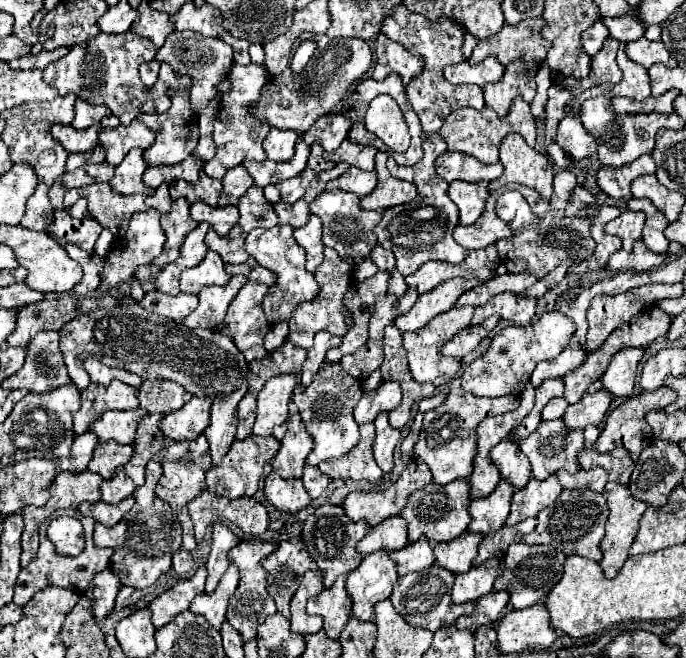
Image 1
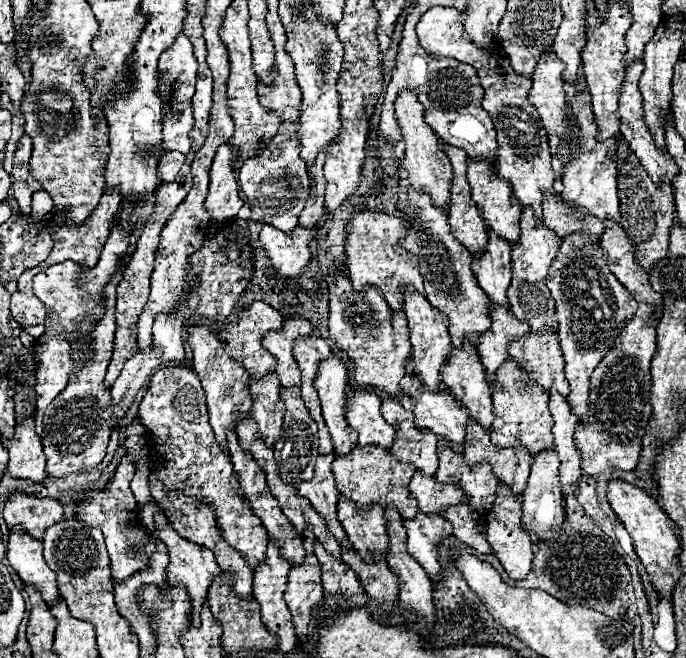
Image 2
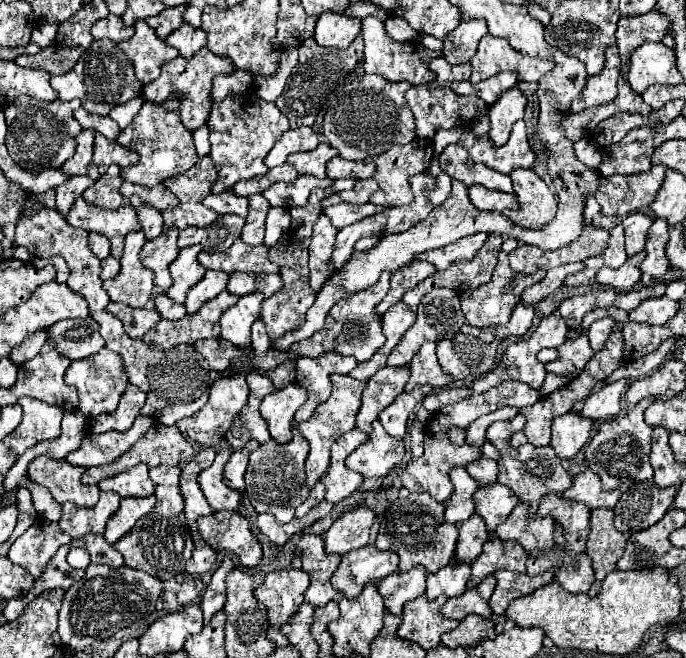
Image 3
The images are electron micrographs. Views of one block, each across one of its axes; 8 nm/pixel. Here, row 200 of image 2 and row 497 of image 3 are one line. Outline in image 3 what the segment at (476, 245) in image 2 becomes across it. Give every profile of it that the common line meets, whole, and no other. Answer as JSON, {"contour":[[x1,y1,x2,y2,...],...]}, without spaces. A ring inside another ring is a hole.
{"contour":[[464,466,452,468,450,480,454,484,454,494,446,502,446,520,450,524,460,524,474,514,474,492,478,490,478,482,466,472]]}

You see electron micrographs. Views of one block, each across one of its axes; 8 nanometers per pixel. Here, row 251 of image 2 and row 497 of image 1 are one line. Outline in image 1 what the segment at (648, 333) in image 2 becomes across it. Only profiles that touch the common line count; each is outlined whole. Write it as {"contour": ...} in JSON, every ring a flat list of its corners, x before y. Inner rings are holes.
{"contour":[[608,482,602,494,604,494,606,502,608,502,610,514,608,514,608,520,606,520,606,534,604,534,602,542,600,542,600,550,604,554,600,566,602,566,606,578,614,578,620,572,620,568,624,566,624,562,628,560,628,550,630,550,630,546,632,546,632,542,634,542,634,538,638,534,638,520,642,518,642,514,644,514,644,510,648,506,644,502,636,500,630,494,628,486,622,486,618,482]]}

